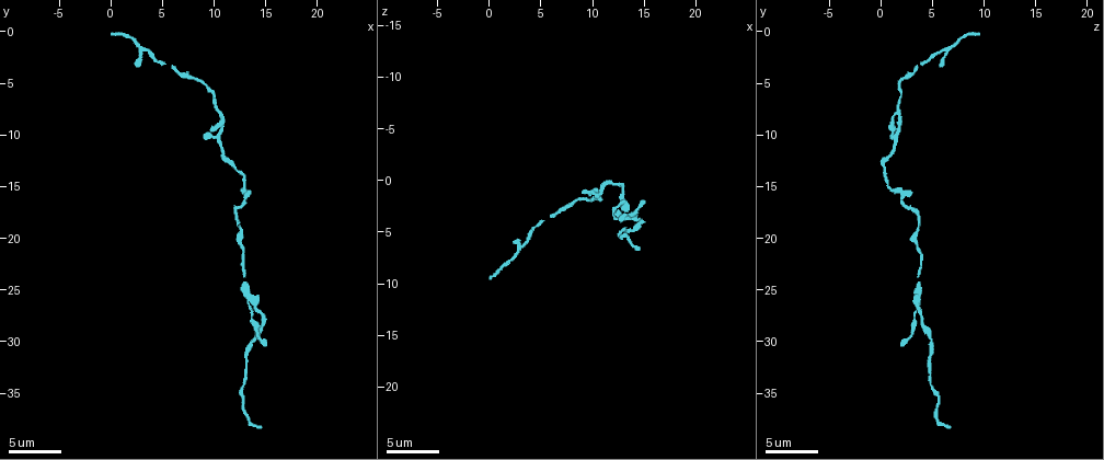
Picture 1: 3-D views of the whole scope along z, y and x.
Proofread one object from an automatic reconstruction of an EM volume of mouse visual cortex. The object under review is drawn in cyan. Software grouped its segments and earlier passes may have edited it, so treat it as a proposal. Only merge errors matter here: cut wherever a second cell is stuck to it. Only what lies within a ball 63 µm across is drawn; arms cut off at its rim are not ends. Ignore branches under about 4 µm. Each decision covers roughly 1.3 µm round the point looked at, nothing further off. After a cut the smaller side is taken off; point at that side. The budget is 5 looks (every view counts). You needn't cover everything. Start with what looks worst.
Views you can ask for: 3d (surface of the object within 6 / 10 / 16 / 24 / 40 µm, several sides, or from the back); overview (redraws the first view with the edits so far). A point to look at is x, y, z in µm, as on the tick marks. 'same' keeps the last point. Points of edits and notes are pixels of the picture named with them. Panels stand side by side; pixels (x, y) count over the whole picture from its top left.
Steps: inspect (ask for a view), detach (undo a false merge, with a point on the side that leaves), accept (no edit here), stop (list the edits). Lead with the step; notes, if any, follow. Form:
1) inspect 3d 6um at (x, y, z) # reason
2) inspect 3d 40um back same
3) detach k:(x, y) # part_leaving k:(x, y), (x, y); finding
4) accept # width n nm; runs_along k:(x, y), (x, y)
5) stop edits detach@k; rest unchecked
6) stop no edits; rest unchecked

inspect 3d 10um at (10.8, 11.4, 1.0)

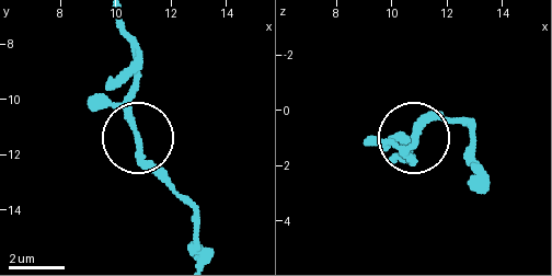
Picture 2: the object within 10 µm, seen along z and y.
inspect 3d 6um at (10.8, 11.5, 1.2)

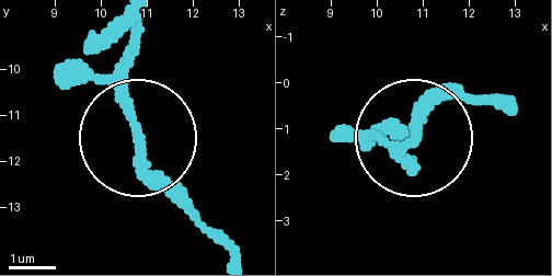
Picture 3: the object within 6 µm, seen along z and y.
accept # all the same cell

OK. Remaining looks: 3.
inspect 3d 6um at (13.2, 16.0, 2.2)

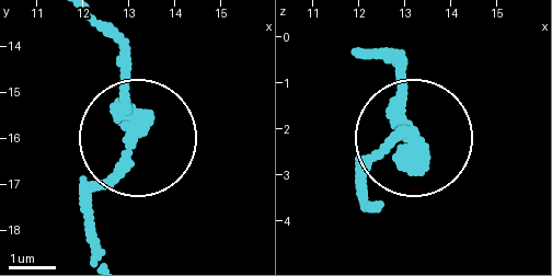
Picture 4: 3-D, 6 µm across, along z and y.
accept # width 380 nm; runs_along 4:(129, 131), (133, 144), (82, 210); all the same cell

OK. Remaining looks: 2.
inspect 3d 16um at (8.4, 4.6, 2.0) # sudden change in width

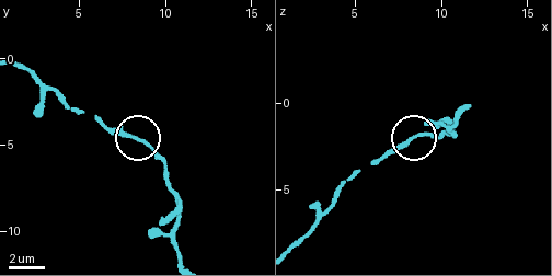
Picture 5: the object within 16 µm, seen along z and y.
accept # runs_along 5:(179, 256), (176, 195), (164, 164), (136, 139), (106, 126); one cell here

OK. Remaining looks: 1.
stop no edits; rest unchecked

